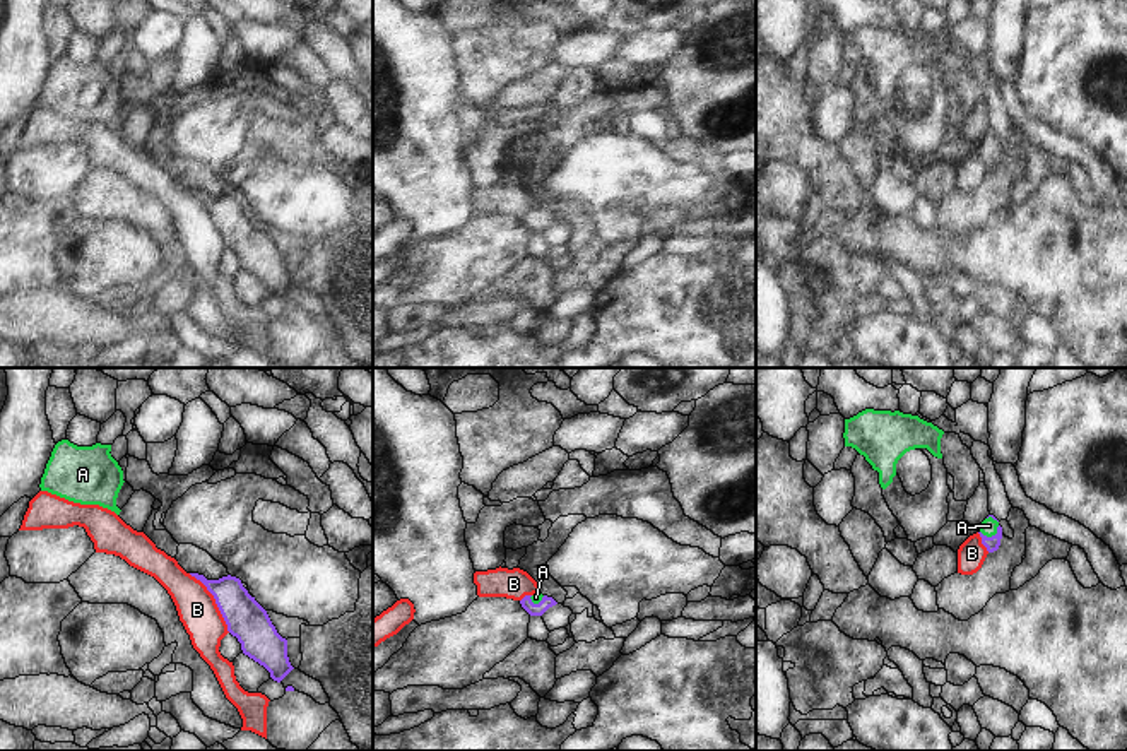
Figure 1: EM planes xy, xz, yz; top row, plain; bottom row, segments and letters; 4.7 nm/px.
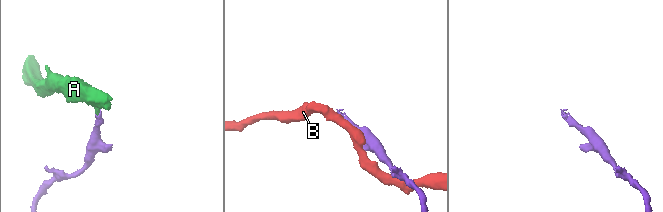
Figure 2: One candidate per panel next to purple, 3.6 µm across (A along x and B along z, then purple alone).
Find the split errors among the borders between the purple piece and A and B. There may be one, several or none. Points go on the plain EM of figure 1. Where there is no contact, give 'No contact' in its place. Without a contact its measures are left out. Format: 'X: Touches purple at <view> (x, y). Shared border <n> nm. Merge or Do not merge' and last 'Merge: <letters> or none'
A: Touches purple at yz (992, 153). Shared border 100 nm. Merge
B: Touches purple at xy (216, 218). Shared border 340 nm. Do not merge
Merge: A.

